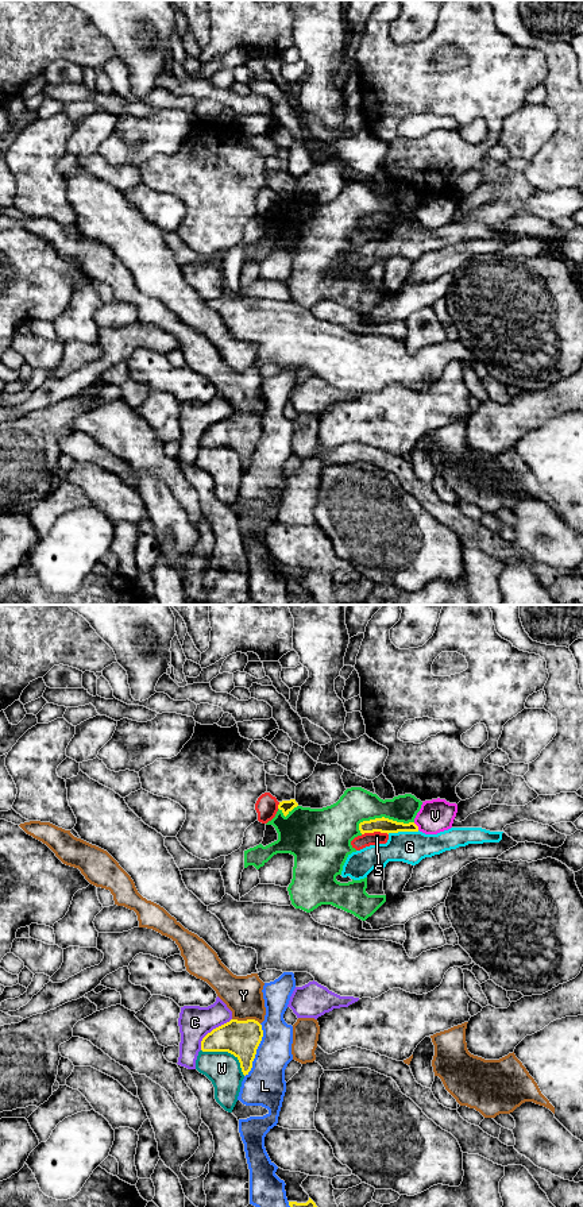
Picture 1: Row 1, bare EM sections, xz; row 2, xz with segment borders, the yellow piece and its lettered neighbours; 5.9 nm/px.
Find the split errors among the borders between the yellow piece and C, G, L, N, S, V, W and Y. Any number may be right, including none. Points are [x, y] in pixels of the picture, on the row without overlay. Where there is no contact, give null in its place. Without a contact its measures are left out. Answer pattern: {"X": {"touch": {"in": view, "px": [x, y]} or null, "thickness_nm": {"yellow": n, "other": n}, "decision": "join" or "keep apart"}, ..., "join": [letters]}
{"C": {"touch": {"in": "xz", "px": [212, 425]}, "thickness_nm": {"yellow": 220, "other": 200}, "decision": "keep apart"}, "G": {"touch": {"in": "xz", "px": [402, 226]}, "thickness_nm": {"yellow": 90, "other": 190}, "decision": "keep apart"}, "L": {"touch": {"in": "xz", "px": [255, 446]}, "thickness_nm": {"yellow": 220, "other": 240}, "decision": "keep apart"}, "N": {"touch": {"in": "xz", "px": [383, 212]}, "thickness_nm": {"yellow": 90, "other": 220}, "decision": "keep apart"}, "S": {"touch": {"in": "xz", "px": [374, 226]}, "thickness_nm": {"yellow": 90, "other": 80}, "decision": "keep apart"}, "V": {"touch": {"in": "xz", "px": [417, 222]}, "thickness_nm": {"yellow": 90, "other": 200}, "decision": "keep apart"}, "W": {"touch": {"in": "xz", "px": [227, 446]}, "thickness_nm": {"yellow": 220, "other": 200}, "decision": "keep apart"}, "Y": {"touch": {"in": "xz", "px": [247, 415]}, "thickness_nm": {"yellow": 220, "other": 220}, "decision": "keep apart"}, "join": []}

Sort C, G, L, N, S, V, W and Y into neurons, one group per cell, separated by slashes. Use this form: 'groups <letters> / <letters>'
groups C / G / L / N / S / V / W / Y

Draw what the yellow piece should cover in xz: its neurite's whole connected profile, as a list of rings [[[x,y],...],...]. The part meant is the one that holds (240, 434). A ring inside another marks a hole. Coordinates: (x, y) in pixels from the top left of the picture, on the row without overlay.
[[[255,414],[229,417],[213,424],[201,436],[202,447],[228,447],[233,450],[239,458],[243,470],[248,470],[256,444],[262,436],[262,420]]]

